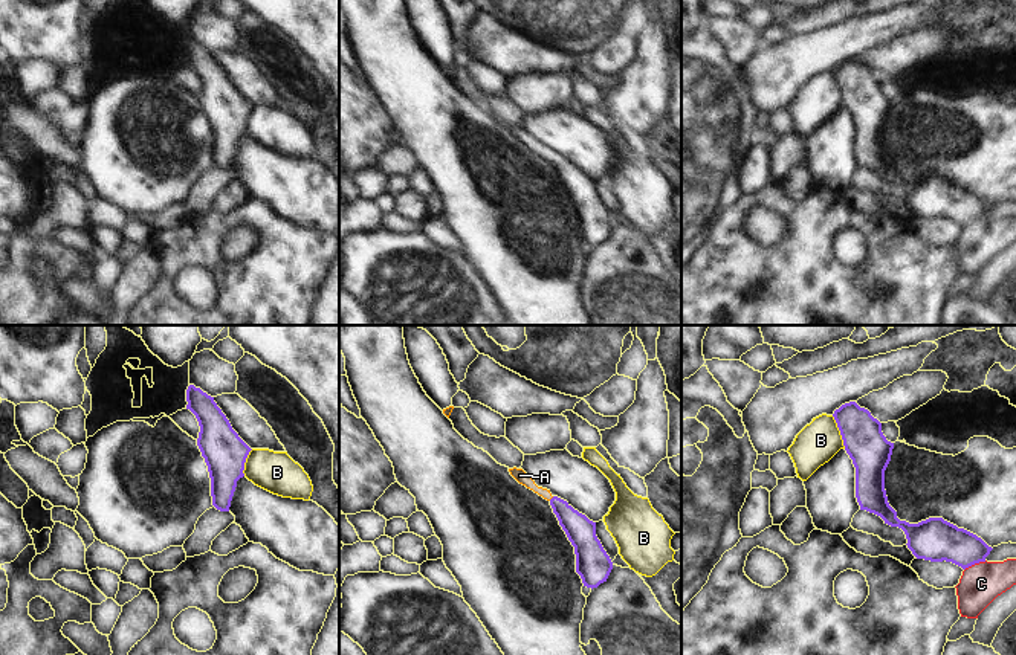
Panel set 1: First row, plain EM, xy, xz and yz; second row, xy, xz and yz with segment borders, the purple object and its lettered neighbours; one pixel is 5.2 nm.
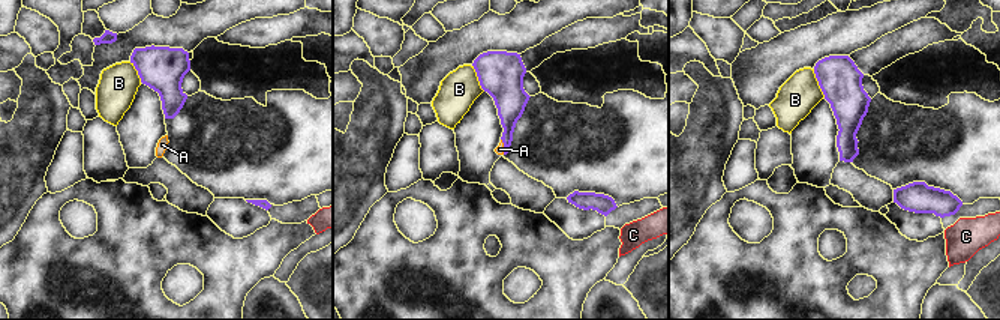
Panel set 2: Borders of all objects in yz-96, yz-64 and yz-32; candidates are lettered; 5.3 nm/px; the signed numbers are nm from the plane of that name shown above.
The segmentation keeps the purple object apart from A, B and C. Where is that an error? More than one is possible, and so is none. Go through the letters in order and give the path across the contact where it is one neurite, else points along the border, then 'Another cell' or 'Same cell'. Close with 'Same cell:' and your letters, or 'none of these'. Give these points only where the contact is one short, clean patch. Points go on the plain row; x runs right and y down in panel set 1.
A: Path across: xz (581, 190), (552, 156), (535, 147), (520, 133). Same cell
B: Another cell
C: Boundary: yz (986, 219), (975, 220), (964, 228). Another cell
Same cell: A

